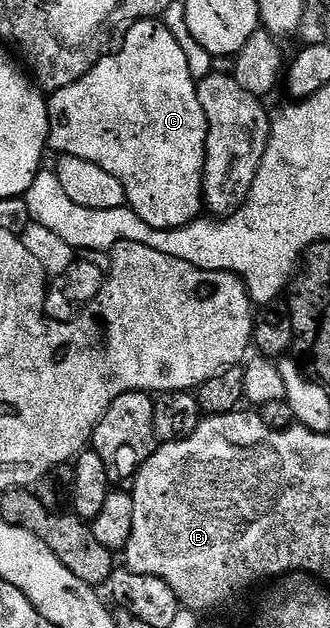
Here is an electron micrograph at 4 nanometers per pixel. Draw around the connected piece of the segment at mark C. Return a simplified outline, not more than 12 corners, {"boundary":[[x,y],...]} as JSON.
{"boundary":[[165,21],[49,95],[49,149],[144,224],[204,210],[208,120]]}

